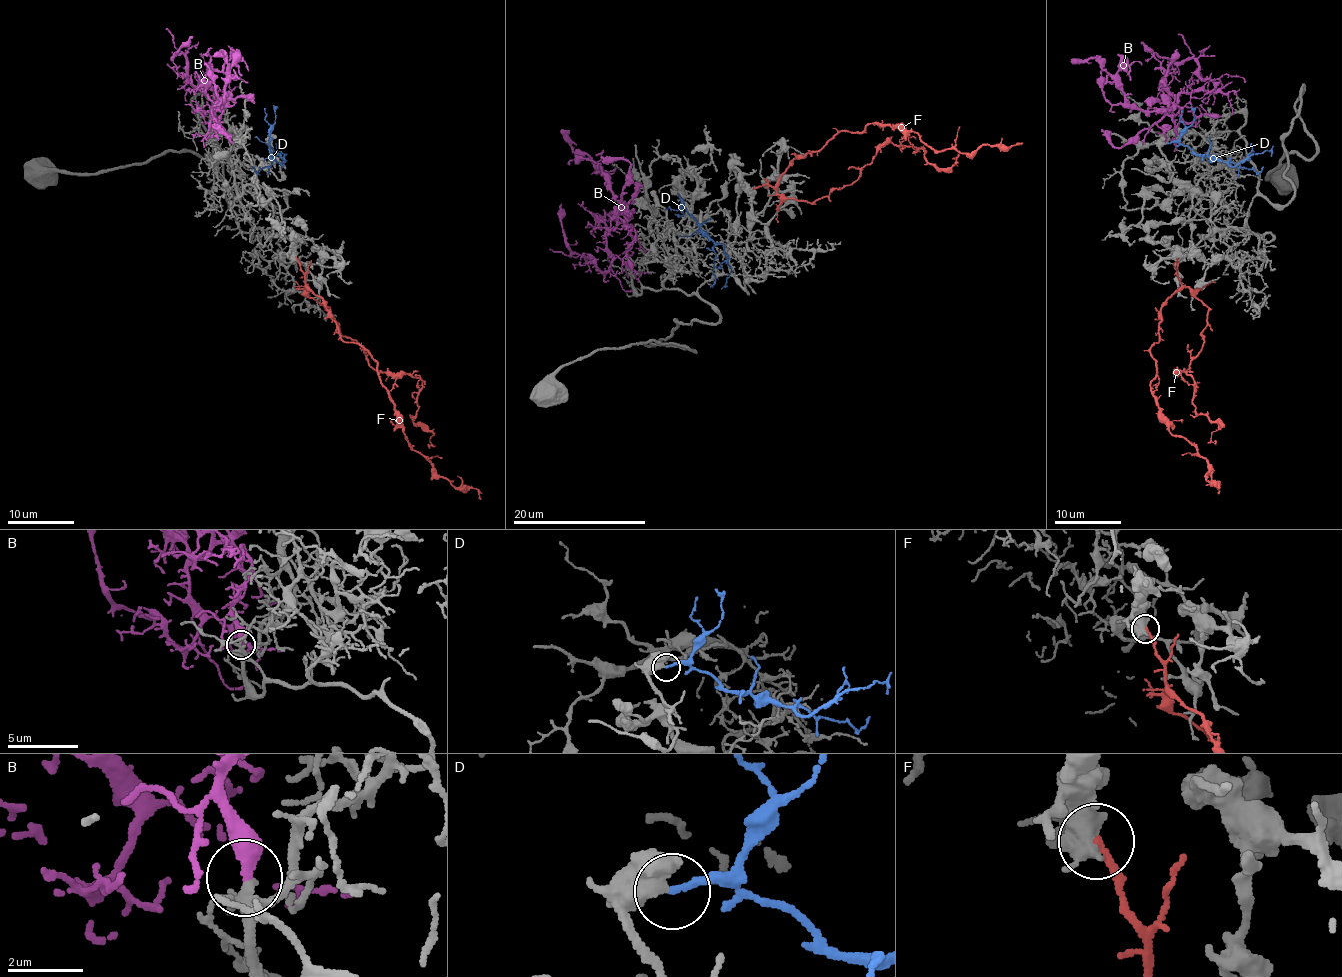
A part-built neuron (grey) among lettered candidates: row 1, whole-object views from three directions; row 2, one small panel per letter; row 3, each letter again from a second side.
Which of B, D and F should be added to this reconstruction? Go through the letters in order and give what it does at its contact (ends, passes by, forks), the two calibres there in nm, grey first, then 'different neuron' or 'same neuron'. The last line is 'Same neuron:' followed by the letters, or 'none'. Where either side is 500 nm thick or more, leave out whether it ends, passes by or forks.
B: it ends there; 220 nm thick on the grey side, 400 nm on the other; same neuron
D: it ends there; 400 nm thick on the grey side, 200 nm on the other; different neuron
F: 850 nm thick on the grey side, 200 nm on the other; different neuron
Same neuron: B

